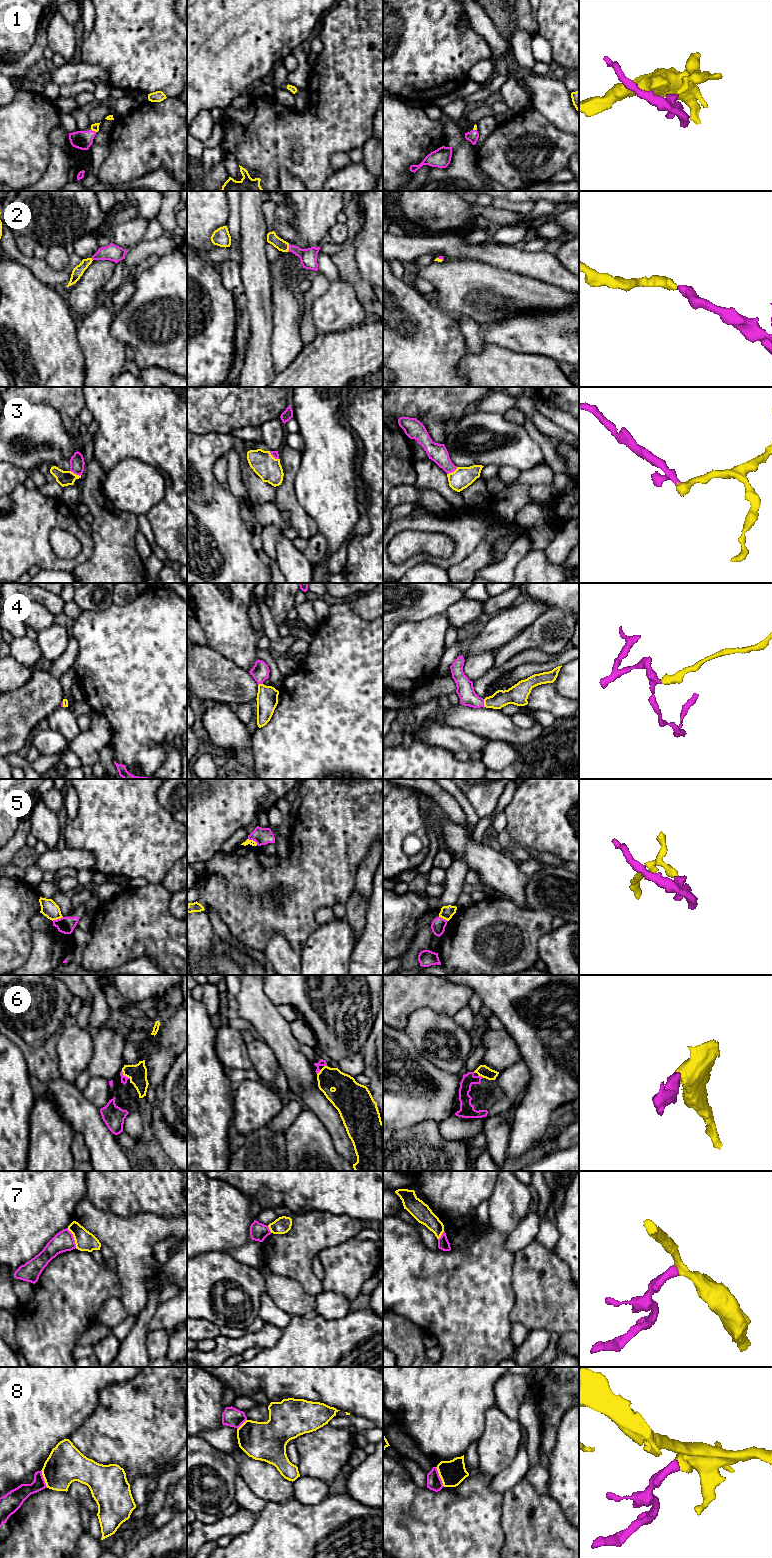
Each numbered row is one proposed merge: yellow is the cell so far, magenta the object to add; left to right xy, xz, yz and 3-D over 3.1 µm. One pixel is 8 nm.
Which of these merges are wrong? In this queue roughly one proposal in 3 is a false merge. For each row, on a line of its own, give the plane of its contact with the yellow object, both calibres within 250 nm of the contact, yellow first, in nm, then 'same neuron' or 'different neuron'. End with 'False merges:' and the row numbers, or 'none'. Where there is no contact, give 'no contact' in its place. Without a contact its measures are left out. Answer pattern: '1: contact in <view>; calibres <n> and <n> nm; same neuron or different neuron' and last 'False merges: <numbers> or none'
1: contact in xy; calibres 60 and 150 nm; same neuron
2: contact in xz; calibres 90 and 140 nm; same neuron
3: contact in yz; calibres 170 and 150 nm; same neuron
4: contact in yz; calibres 140 and 140 nm; same neuron
5: contact in xy; calibres 140 and 140 nm; different neuron
6: contact in xy; calibres 150 and 50 nm; same neuron
7: contact in xy; calibres 160 and 160 nm; different neuron
8: contact in yz; calibres 200 and 120 nm; different neuron
False merges: 5, 7, 8

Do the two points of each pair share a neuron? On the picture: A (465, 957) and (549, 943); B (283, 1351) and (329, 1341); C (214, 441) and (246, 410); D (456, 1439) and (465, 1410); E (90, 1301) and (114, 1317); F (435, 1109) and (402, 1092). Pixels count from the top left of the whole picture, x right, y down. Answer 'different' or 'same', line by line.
A: different
B: same
C: different
D: same
E: different
F: same

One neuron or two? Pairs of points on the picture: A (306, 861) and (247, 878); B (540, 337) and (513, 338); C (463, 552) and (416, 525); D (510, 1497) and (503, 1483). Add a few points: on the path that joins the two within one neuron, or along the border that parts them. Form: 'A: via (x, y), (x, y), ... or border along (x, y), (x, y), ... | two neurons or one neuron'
A: via (291, 876), (289, 878), (262, 878) | one neuron
B: via (533, 337), (520, 337) | one neuron
C: via (460, 538), (447, 525), (430, 525) | one neuron
D: border along (525, 1477), (502, 1493) | two neurons

